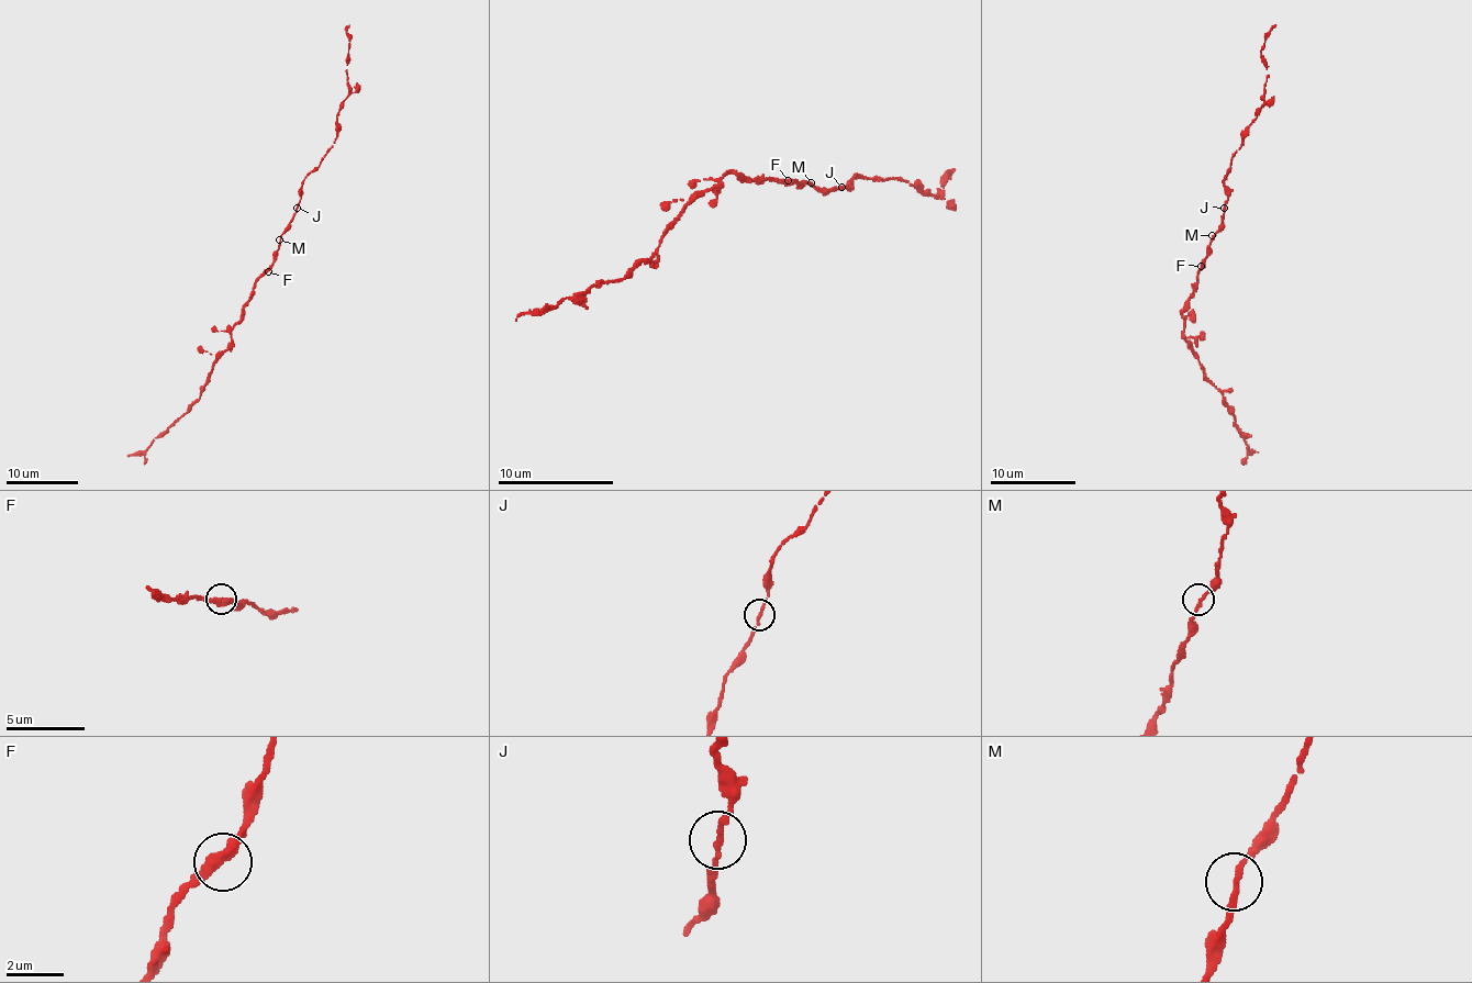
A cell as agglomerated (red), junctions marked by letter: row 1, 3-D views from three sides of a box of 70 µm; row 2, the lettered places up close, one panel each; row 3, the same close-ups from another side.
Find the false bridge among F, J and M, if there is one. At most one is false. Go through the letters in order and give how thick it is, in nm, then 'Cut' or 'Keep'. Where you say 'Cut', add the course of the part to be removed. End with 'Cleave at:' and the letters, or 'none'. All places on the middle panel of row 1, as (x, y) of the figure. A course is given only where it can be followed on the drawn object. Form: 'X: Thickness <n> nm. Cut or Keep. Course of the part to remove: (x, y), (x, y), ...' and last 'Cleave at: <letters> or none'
F: Thickness 380 nm. Keep
J: Thickness 190 nm. Keep
M: Thickness 200 nm. Keep
Cleave at: none

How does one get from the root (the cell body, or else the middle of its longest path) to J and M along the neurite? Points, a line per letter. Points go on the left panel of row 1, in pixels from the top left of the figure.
J: (268, 268), (280, 237), (297, 207)
M: (268, 268), (279, 239)

